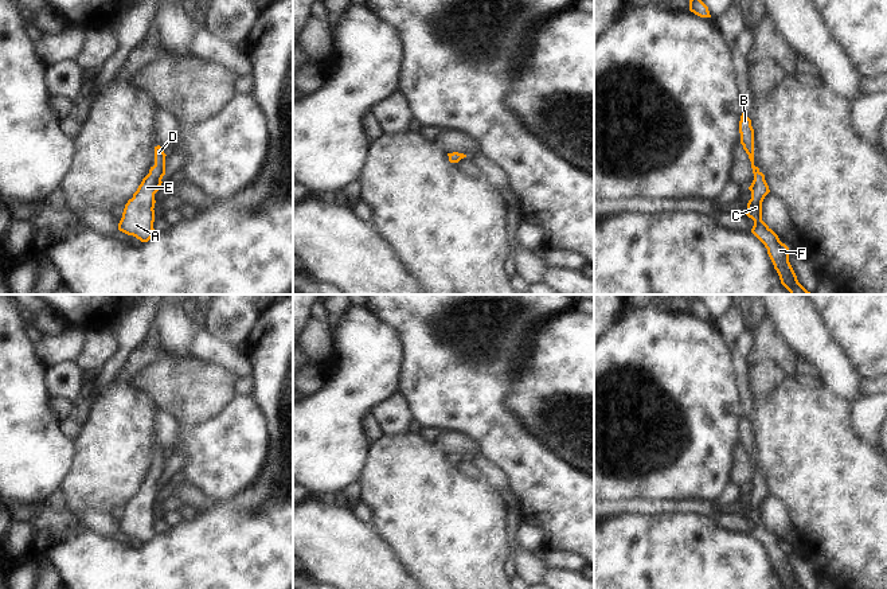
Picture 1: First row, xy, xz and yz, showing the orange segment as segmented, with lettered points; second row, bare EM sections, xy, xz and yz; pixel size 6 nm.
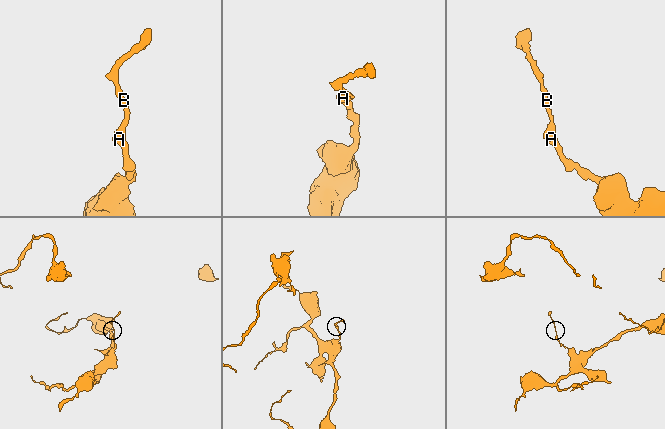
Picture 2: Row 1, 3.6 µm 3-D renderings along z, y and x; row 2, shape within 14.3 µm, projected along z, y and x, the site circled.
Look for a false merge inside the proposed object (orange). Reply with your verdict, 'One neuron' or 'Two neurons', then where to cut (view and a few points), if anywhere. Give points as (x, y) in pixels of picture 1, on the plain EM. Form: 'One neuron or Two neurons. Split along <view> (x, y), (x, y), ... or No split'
One neuron. No split.

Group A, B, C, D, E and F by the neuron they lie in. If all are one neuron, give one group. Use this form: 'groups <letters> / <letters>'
groups A B C D E F

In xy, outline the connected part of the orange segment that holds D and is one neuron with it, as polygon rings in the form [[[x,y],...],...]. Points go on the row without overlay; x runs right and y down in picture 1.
[[[160,446],[155,448],[155,467],[142,480],[133,499],[125,506],[118,531],[133,537],[141,543],[148,543],[155,537],[155,495],[165,476],[165,455]]]

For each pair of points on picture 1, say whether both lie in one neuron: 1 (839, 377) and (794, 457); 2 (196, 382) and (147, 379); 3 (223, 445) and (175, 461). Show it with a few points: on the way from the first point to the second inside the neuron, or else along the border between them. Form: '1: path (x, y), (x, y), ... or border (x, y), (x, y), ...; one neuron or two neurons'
1: border (821, 383), (852, 405); two neurons
2: path (184, 382), (159, 379); one neuron
3: border (184, 449), (187, 460), (180, 469); two neurons

